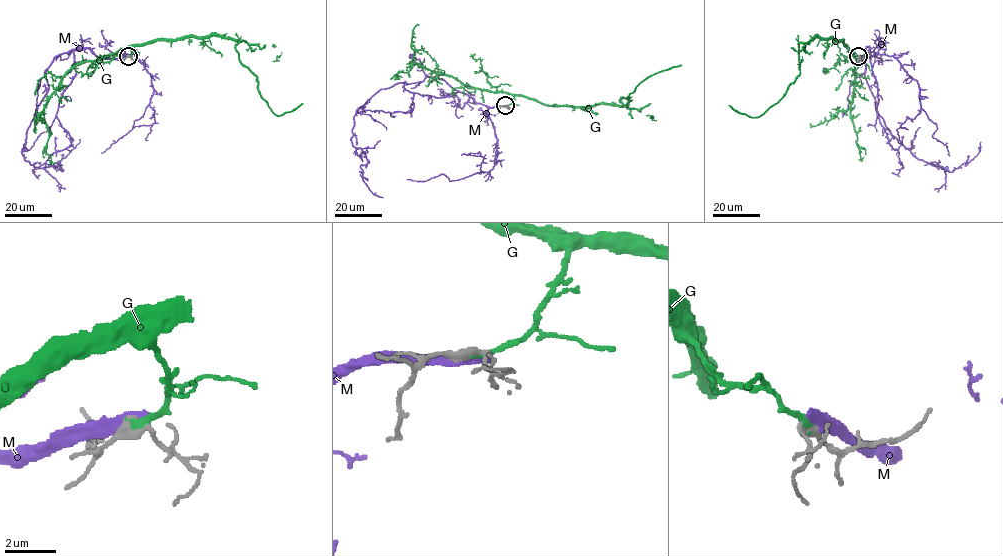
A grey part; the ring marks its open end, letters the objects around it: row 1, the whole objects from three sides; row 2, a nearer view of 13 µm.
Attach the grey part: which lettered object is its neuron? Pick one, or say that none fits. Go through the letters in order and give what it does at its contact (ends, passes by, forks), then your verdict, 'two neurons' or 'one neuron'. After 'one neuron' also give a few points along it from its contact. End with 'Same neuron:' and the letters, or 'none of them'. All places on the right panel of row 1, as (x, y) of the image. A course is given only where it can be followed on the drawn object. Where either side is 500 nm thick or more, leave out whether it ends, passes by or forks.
G: it ends | one neuron | via (858, 56), (843, 45), (843, 40), (812, 37), (800, 42), (800, 72), (777, 102), (757, 117), (728, 105)
M: it ends | two neurons
Same neuron: G

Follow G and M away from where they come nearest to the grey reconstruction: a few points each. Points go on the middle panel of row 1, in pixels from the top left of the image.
G: (506, 105), (520, 95), (588, 107), (625, 105), (623, 97), (626, 106), (641, 81), (681, 64)
M: (505, 106), (487, 107), (425, 75), (375, 93), (357, 109), (351, 139), (368, 161), (363, 181), (383, 197)

